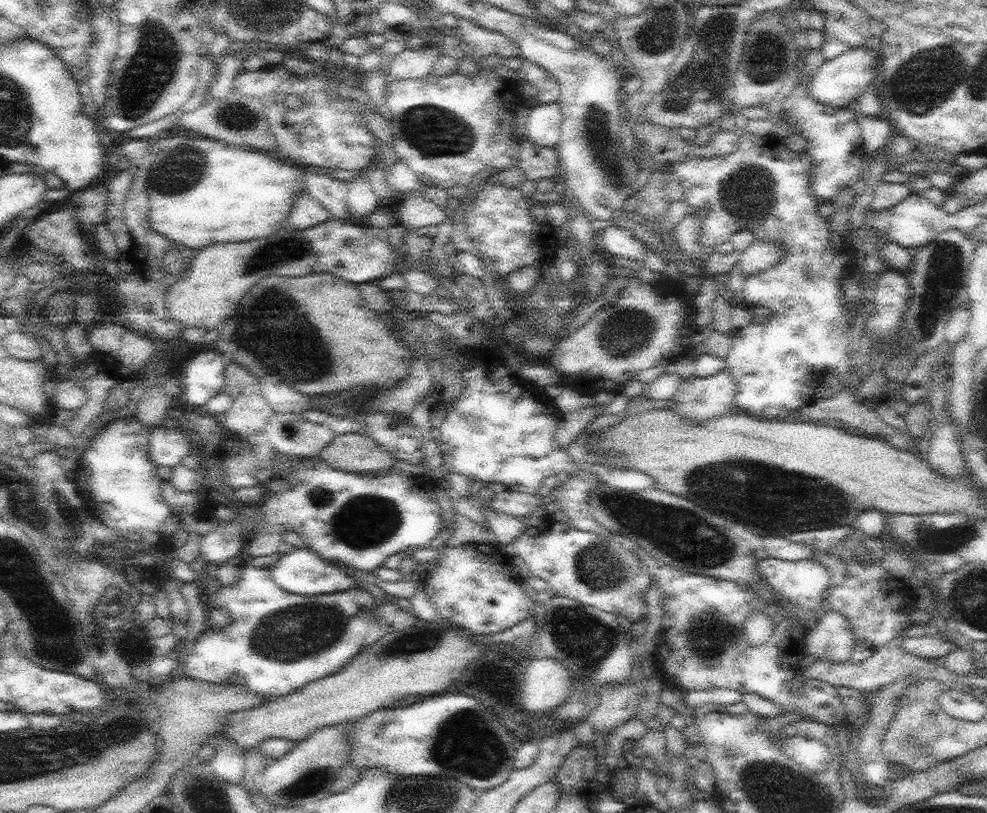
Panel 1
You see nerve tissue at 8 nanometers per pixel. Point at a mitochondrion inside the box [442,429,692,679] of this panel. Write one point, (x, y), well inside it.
(597, 566)

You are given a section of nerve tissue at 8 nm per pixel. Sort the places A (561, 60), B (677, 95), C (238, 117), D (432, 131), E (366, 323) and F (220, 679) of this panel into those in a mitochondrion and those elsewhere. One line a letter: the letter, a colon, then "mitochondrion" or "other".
A: other
B: mitochondrion
C: mitochondrion
D: mitochondrion
E: other
F: other

